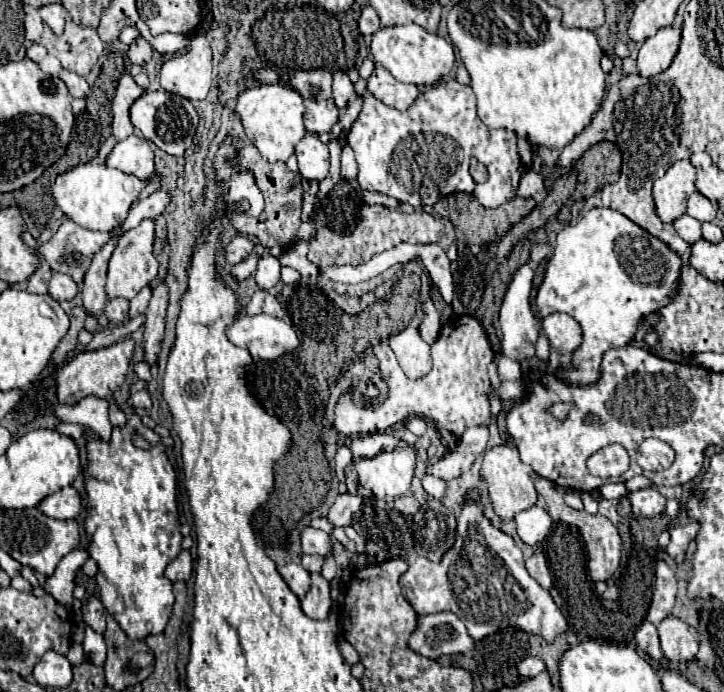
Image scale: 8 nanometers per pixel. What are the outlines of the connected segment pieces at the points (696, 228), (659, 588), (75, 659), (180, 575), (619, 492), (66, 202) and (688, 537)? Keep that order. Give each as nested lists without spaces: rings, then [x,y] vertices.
[[[683,215],[679,217],[675,223],[675,229],[679,233],[679,237],[683,237],[687,243],[695,243],[699,241],[703,235],[701,235],[701,223],[689,215]]]
[[[657,563],[657,575],[655,575],[655,589],[653,589],[653,601],[647,611],[647,621],[653,625],[659,625],[673,609],[677,595],[677,579],[673,571],[667,567],[667,563]]]
[[[72,642],[66,657],[69,659],[72,666],[80,665],[83,661],[85,661],[86,657],[82,644]]]
[[[183,549],[177,559],[167,567],[165,575],[175,583],[175,581],[189,581],[191,577],[191,571],[193,571],[193,559],[191,559],[191,553],[187,549]]]
[[[605,483],[597,489],[597,493],[601,495],[601,499],[621,499],[625,497],[629,491],[625,489],[623,483]]]
[[[89,161],[61,173],[53,183],[51,197],[55,205],[65,213],[65,217],[75,221],[77,225],[91,231],[111,231],[113,227],[121,225],[143,185],[145,181],[139,181],[133,175],[109,169],[105,165],[99,165],[97,161]]]
[[[687,523],[685,527],[681,527],[681,525],[677,525],[677,527],[669,527],[671,543],[667,545],[667,553],[669,553],[677,563],[683,563],[687,545],[695,539],[697,531],[699,531],[699,525],[697,525],[697,523]]]

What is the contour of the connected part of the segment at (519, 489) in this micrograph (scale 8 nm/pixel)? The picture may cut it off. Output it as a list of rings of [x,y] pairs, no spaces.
[[[499,445],[499,447],[493,447],[491,451],[485,453],[483,465],[481,465],[481,471],[479,471],[479,477],[487,483],[491,505],[493,505],[495,513],[505,523],[513,521],[513,517],[519,511],[523,511],[525,507],[533,507],[537,503],[537,491],[533,487],[531,475],[533,475],[533,469],[519,459],[519,451],[515,447]]]

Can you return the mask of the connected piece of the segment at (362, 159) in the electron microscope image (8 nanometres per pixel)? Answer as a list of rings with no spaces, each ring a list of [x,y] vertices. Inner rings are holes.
[[[445,79],[435,83],[435,87],[429,87],[423,91],[415,103],[407,111],[399,111],[395,107],[389,107],[375,99],[371,93],[363,97],[363,107],[353,123],[351,131],[347,133],[347,143],[353,147],[359,173],[357,181],[359,187],[365,191],[375,191],[383,195],[391,195],[403,203],[409,203],[413,207],[423,205],[435,205],[441,197],[455,193],[455,191],[467,191],[477,197],[477,201],[483,207],[499,207],[505,201],[513,199],[519,187],[523,163],[517,147],[517,135],[507,129],[489,129],[479,117],[477,117],[477,101],[469,85],[461,85],[455,79]],[[477,157],[489,173],[487,183],[475,183],[469,175],[469,159]]]

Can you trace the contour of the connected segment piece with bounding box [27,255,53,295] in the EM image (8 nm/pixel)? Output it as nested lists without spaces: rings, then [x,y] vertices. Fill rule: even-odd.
[[[38,255],[38,257],[40,263],[38,269],[28,280],[27,291],[29,291],[29,293],[41,293],[41,295],[45,295],[45,293],[47,293],[47,281],[51,279],[53,271],[43,257],[40,255]]]

